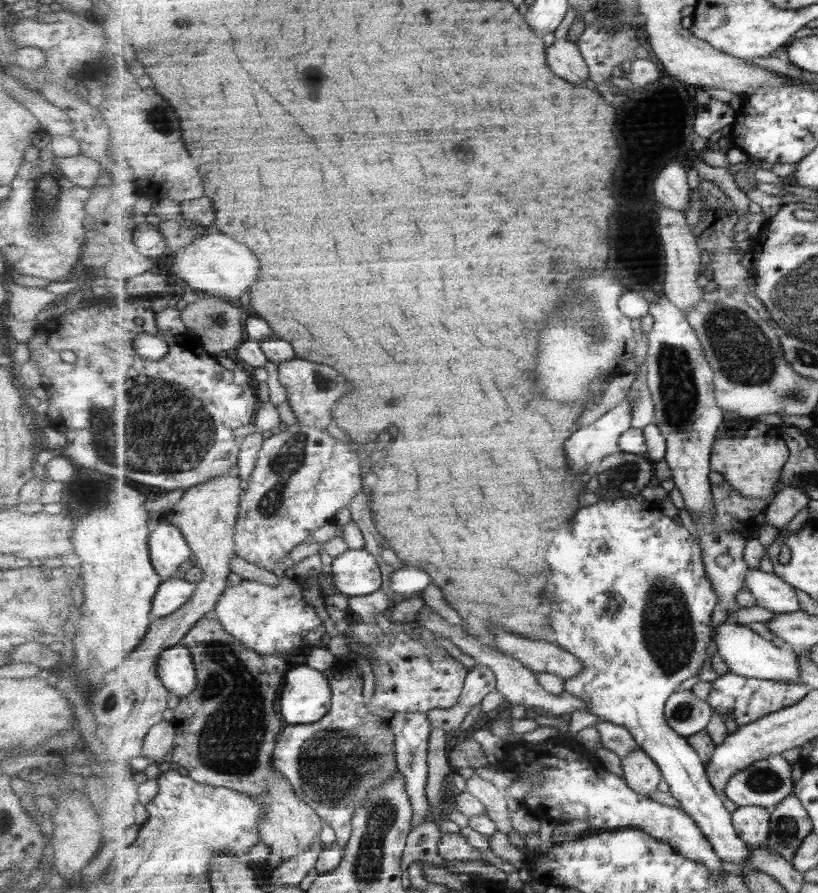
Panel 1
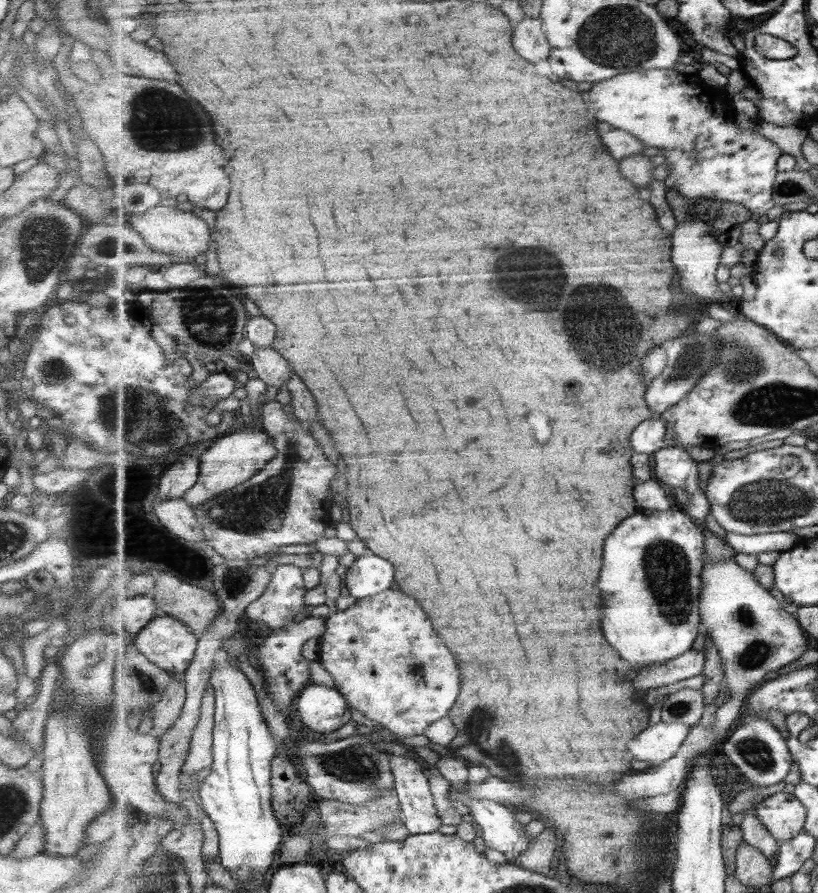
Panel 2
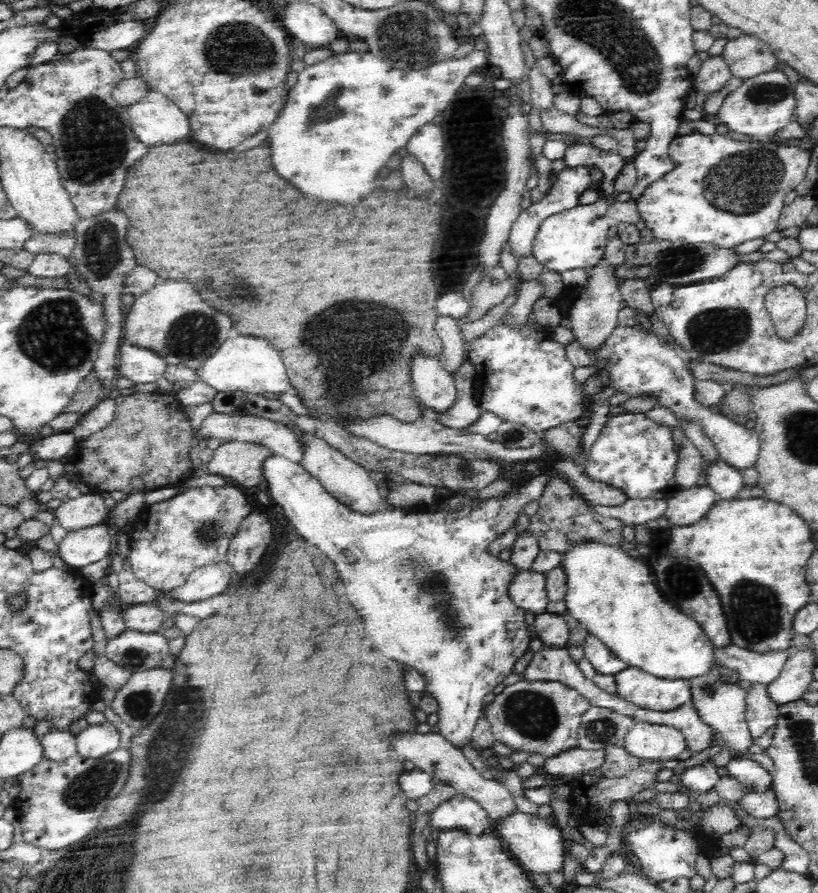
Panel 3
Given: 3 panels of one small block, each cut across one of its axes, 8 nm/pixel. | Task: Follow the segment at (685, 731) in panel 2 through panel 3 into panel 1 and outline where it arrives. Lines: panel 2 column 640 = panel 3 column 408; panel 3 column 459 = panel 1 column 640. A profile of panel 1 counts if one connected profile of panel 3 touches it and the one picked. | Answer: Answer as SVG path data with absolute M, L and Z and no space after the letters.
M642 748L621 757L622 774L629 785L642 796L653 796L664 781L661 767Z

